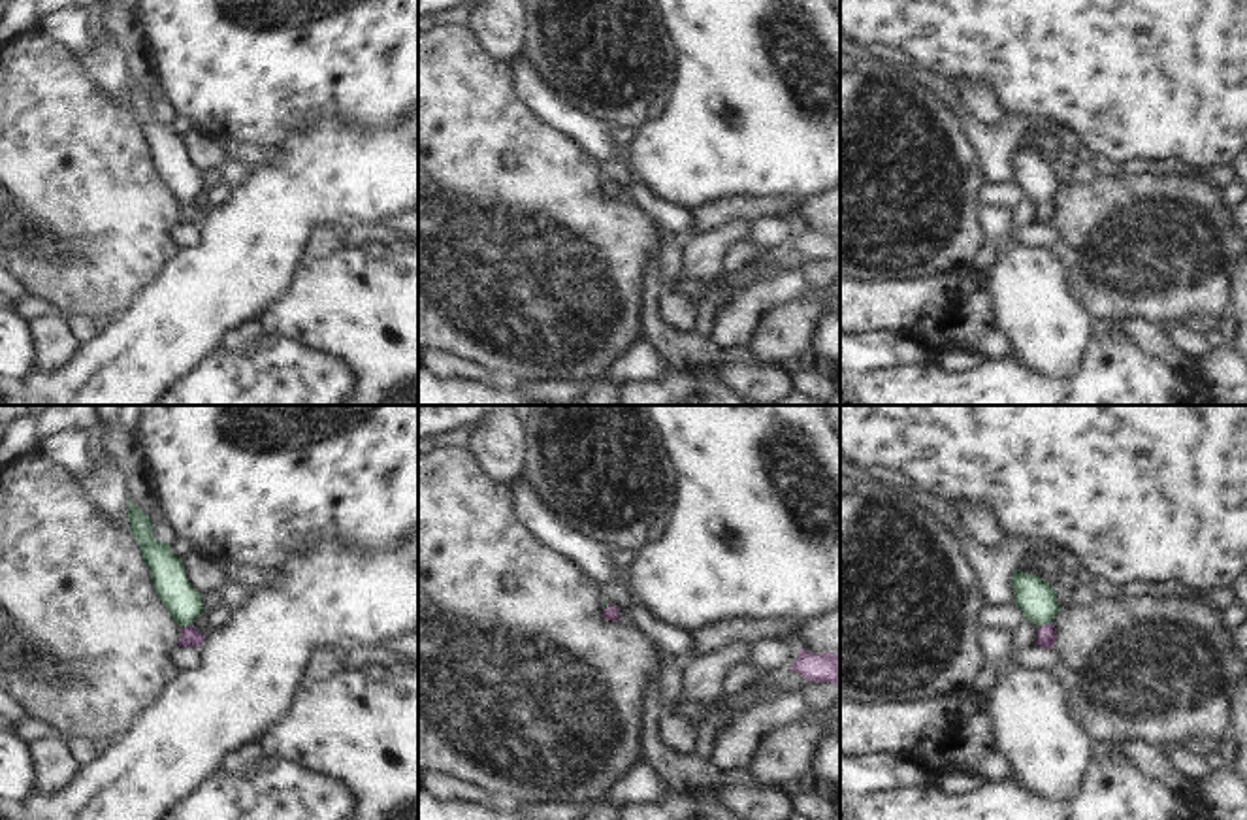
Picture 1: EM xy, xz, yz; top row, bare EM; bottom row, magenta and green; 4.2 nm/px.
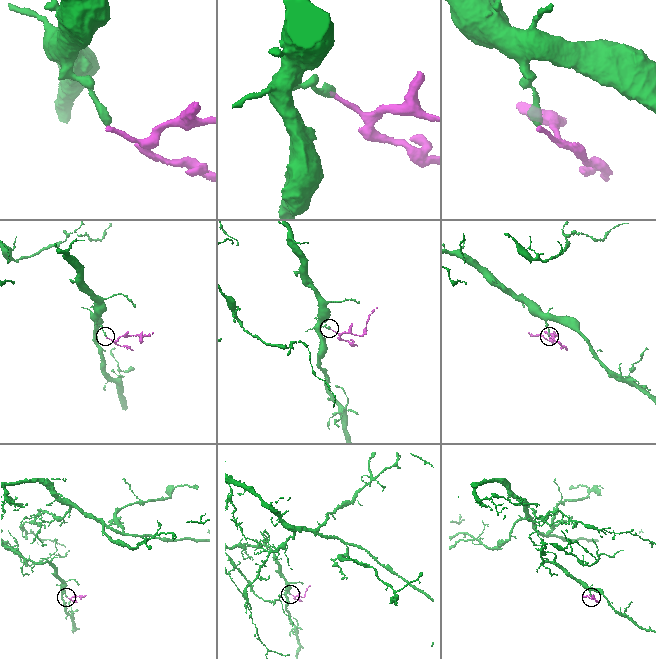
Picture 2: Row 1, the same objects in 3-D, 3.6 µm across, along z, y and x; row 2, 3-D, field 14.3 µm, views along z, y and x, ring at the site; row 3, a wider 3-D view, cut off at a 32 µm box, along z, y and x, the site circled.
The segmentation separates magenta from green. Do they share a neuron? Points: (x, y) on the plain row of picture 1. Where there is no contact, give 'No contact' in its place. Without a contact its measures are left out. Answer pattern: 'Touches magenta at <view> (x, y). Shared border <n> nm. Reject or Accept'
Touches magenta at yz (1046, 202). Shared border 70 nm. Accept

